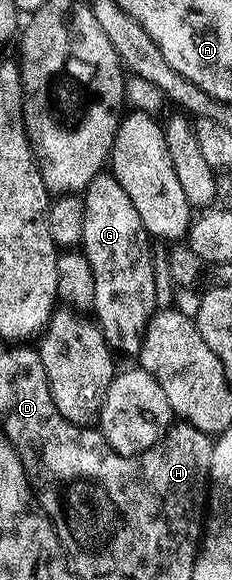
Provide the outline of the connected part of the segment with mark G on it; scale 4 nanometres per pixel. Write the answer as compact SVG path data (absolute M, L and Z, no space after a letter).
M100 172L87 185L82 195L85 228L81 252L89 260L95 285L94 313L99 313L98 323L106 331L112 347L138 355L141 336L147 333L151 317L157 312L155 292L155 259L151 254L152 235L147 233L147 223L129 200L129 192L110 172Z

